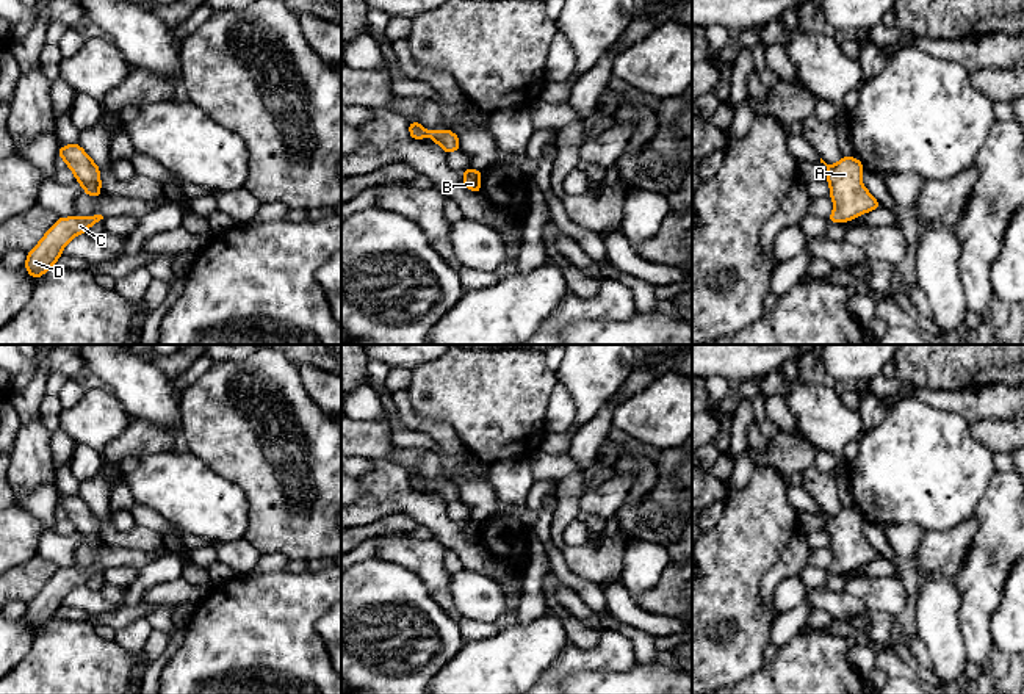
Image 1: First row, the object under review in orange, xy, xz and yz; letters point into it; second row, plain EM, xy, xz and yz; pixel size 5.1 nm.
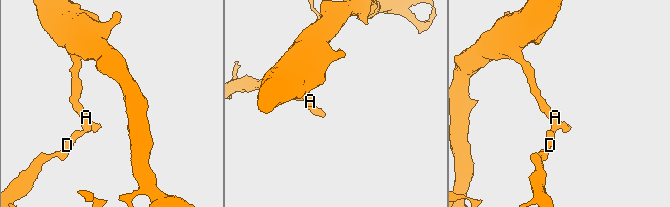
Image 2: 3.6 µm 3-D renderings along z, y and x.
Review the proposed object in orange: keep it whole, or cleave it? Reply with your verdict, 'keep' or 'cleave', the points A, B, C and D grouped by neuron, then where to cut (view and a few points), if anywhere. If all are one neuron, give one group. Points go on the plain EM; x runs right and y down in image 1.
keep; A B C D; no cut

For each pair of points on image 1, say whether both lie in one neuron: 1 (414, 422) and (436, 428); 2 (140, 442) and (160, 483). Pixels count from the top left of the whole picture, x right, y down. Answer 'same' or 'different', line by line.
1: same
2: different

